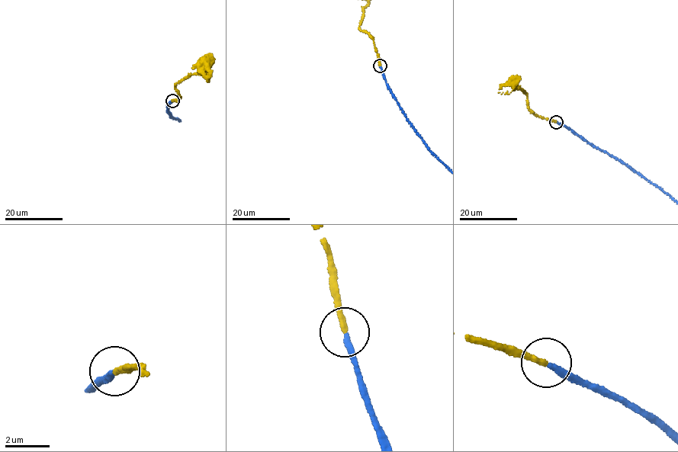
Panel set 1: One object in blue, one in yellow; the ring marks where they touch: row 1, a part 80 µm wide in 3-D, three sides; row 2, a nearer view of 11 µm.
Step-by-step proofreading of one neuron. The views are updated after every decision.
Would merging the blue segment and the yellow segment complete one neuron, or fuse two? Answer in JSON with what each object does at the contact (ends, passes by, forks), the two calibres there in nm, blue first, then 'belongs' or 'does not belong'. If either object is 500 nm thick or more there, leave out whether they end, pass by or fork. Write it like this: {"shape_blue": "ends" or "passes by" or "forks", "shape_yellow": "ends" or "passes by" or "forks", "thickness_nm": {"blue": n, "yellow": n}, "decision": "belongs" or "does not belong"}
{"shape_blue": "ends", "shape_yellow": "ends", "thickness_nm": {"blue": 280, "yellow": 240}, "decision": "belongs"}

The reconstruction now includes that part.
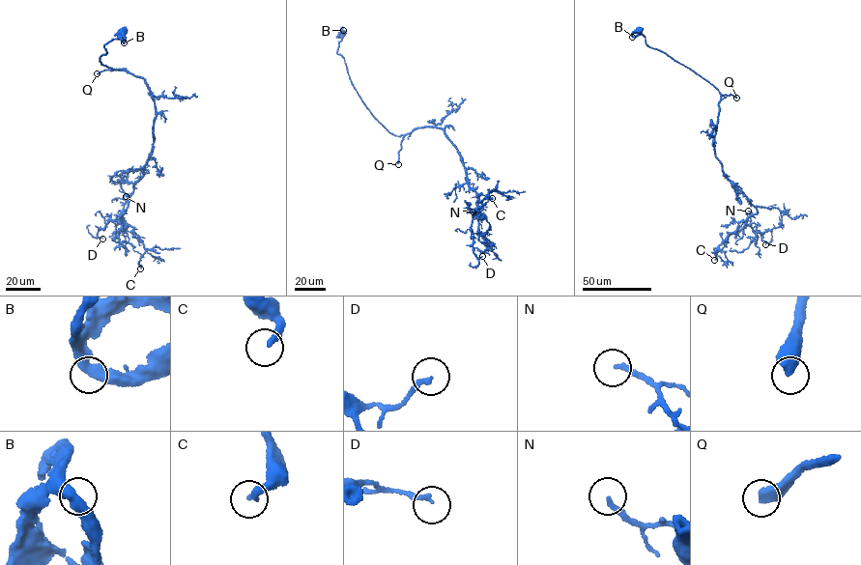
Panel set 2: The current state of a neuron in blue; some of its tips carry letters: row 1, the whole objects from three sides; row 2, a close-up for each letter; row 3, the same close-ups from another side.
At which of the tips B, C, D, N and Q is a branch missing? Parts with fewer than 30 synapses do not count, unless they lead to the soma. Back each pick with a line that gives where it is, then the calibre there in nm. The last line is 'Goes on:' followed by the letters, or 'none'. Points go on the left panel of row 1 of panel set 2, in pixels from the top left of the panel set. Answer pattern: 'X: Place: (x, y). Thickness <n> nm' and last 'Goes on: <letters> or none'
N: Place: (126, 196). Thickness 200 nm
Q: Place: (97, 73). Thickness 500 nm
Goes on: N, Q

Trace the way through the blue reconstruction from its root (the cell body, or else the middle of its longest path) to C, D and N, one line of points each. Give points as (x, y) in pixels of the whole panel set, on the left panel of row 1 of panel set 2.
C: (121, 33), (105, 44), (100, 61), (142, 77), (155, 109), (153, 153), (122, 215), (145, 250), (140, 268)
D: (121, 33), (105, 44), (100, 61), (143, 79), (154, 102), (154, 140), (126, 210), (98, 233), (102, 239)
N: (121, 33), (105, 44), (100, 61), (143, 79), (156, 116), (153, 153), (126, 196)

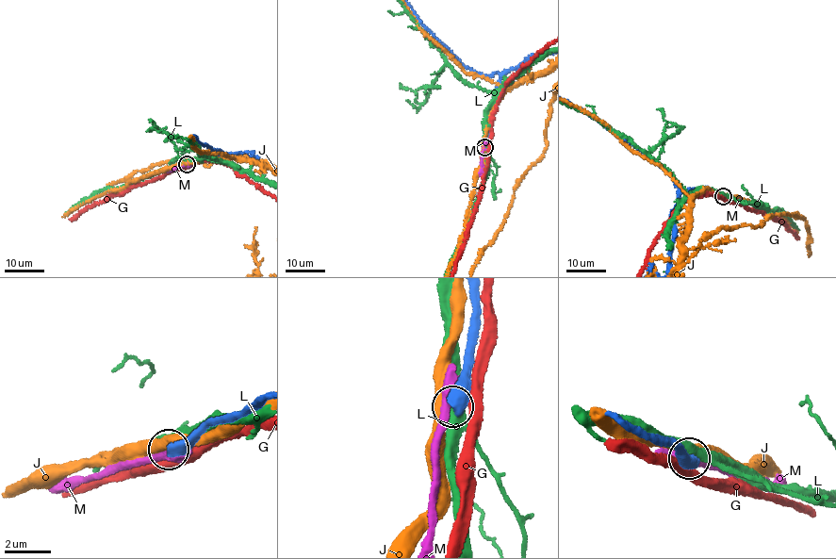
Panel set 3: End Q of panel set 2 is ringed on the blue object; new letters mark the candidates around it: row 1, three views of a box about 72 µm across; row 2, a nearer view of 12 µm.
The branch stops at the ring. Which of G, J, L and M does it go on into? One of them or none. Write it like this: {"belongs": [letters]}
{"belongs": []}

